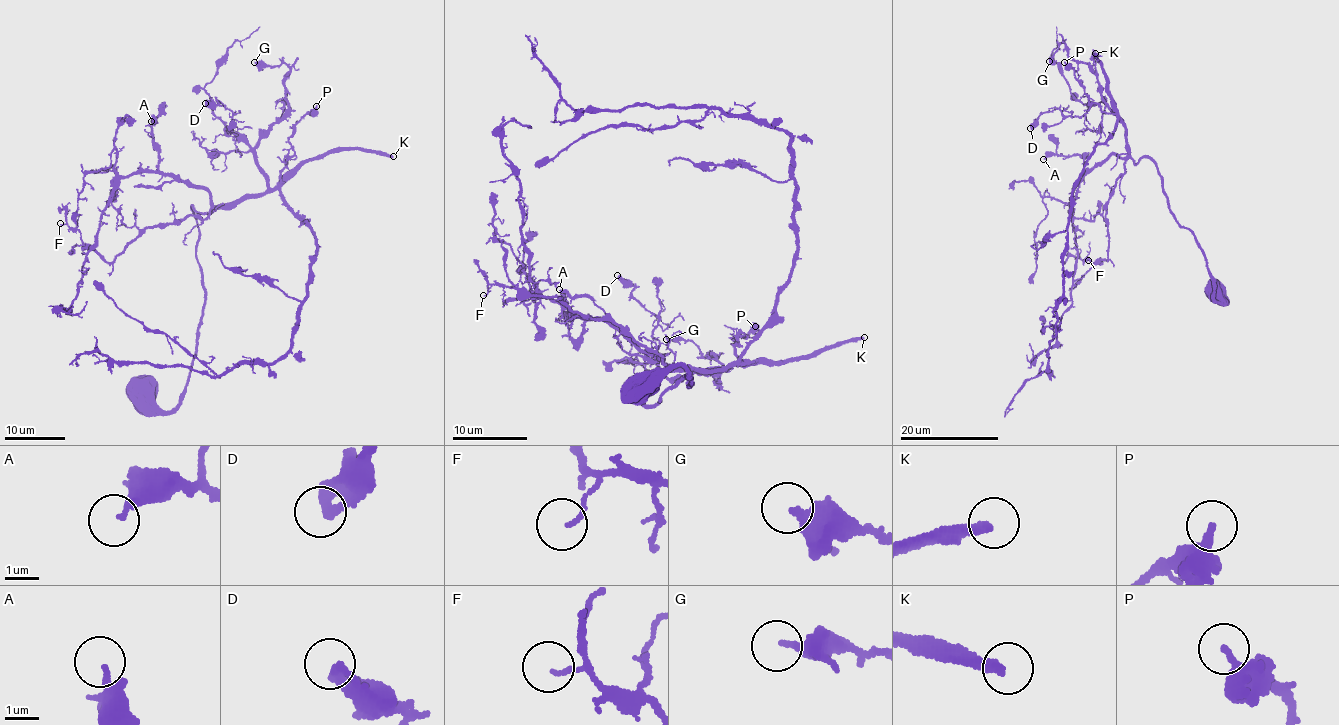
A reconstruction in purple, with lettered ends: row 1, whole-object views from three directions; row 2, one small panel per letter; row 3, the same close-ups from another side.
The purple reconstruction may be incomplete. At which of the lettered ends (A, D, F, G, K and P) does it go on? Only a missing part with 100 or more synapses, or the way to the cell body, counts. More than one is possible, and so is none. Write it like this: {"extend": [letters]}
{"extend": ["K"]}

